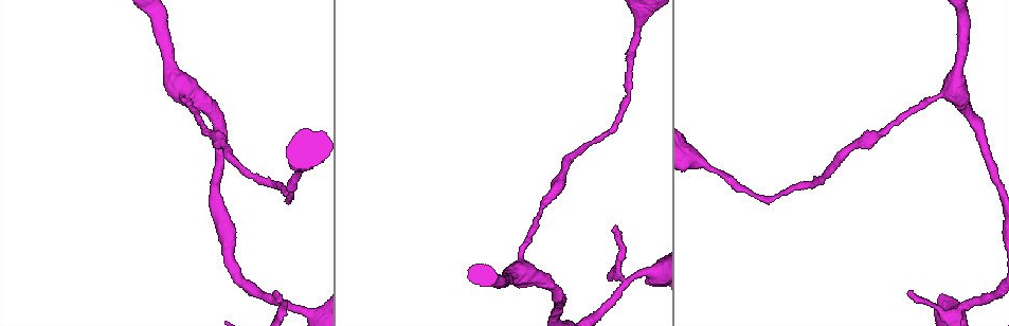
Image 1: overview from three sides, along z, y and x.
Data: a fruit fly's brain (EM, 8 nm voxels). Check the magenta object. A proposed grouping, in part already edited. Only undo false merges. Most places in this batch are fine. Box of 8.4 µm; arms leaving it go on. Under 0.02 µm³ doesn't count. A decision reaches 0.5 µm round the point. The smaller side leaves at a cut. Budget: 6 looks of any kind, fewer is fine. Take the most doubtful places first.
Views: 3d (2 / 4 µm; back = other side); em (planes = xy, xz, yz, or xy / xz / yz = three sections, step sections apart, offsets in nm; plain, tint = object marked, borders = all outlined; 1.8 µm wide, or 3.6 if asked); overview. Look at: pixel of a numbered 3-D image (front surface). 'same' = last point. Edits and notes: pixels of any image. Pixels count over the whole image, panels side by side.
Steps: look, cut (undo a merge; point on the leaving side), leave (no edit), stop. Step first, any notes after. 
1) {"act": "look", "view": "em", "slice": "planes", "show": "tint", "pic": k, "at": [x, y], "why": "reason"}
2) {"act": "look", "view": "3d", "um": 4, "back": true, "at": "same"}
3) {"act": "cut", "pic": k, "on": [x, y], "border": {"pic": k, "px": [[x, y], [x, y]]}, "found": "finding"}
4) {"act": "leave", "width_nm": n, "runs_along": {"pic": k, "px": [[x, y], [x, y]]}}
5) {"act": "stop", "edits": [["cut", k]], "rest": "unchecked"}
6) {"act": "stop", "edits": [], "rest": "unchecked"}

{"act": "look", "view": "em", "slice": "xy", "step": 8, "show": "tint", "pic": 1, "at": [287, 308], "why": "calibre changes"}

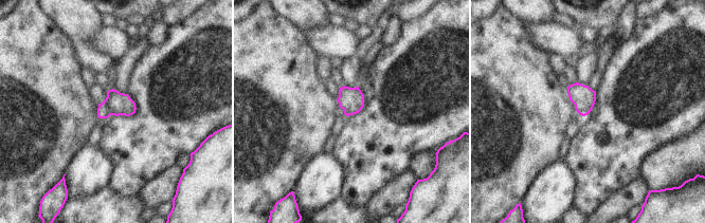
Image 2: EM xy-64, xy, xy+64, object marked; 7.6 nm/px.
{"act": "cut", "pic": 2, "on": [103, 112], "border": {"pic": 2, "px": [[106, 97], [110, 114]]}, "found": "two neurons meet here"}

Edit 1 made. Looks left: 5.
{"act": "look", "view": "em", "slice": "yz", "step": 8, "show": "tint", "pic": 1, "at": [206, 130]}

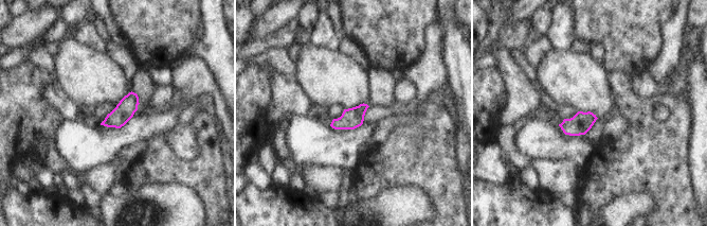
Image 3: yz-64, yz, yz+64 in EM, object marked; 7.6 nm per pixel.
{"act": "look", "view": "em", "slice": "planes", "show": "tint", "at": "same"}

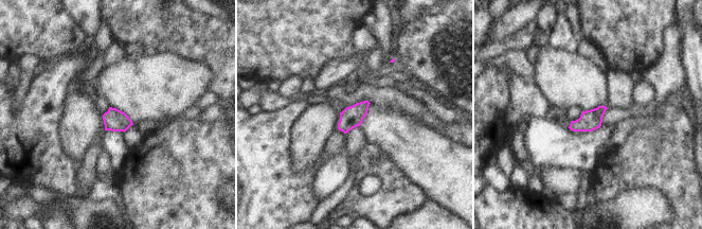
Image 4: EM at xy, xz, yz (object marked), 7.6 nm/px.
{"act": "leave", "found": "one neuron here"}

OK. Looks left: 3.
{"act": "look", "view": "em", "um": 3.6, "slice": "planes", "show": "tint", "pic": 1, "at": [693, 157], "why": "sudden change in width"}

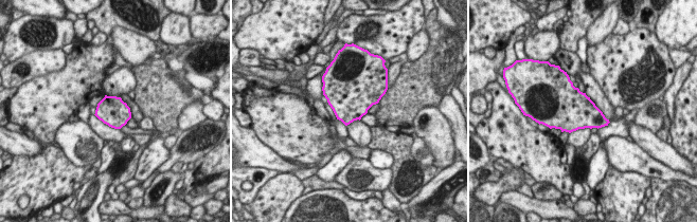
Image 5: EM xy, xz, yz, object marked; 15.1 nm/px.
{"act": "leave", "found": "one neuron here"}

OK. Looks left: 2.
{"act": "stop", "edits": [["cut", 2]], "rest": "unchecked"}

